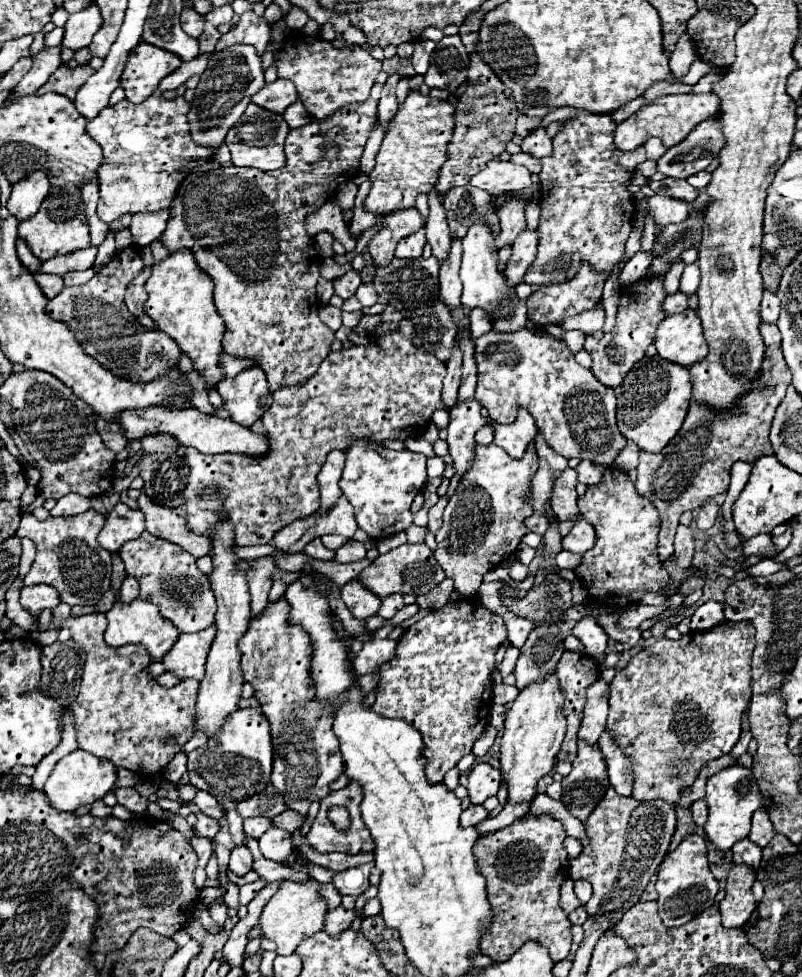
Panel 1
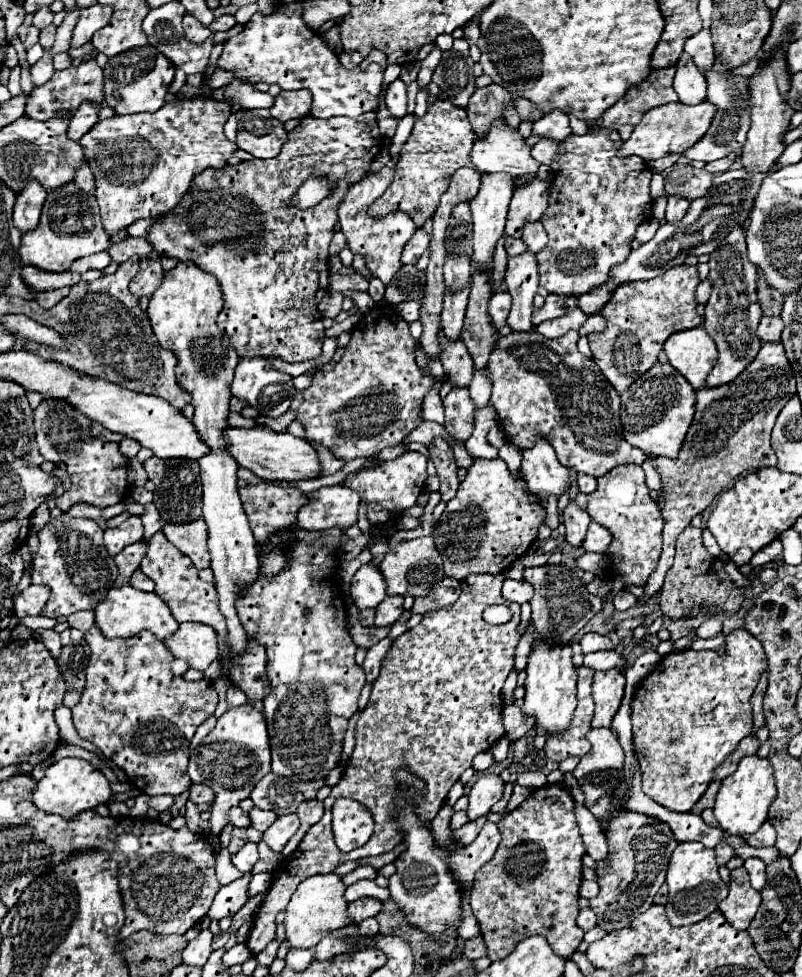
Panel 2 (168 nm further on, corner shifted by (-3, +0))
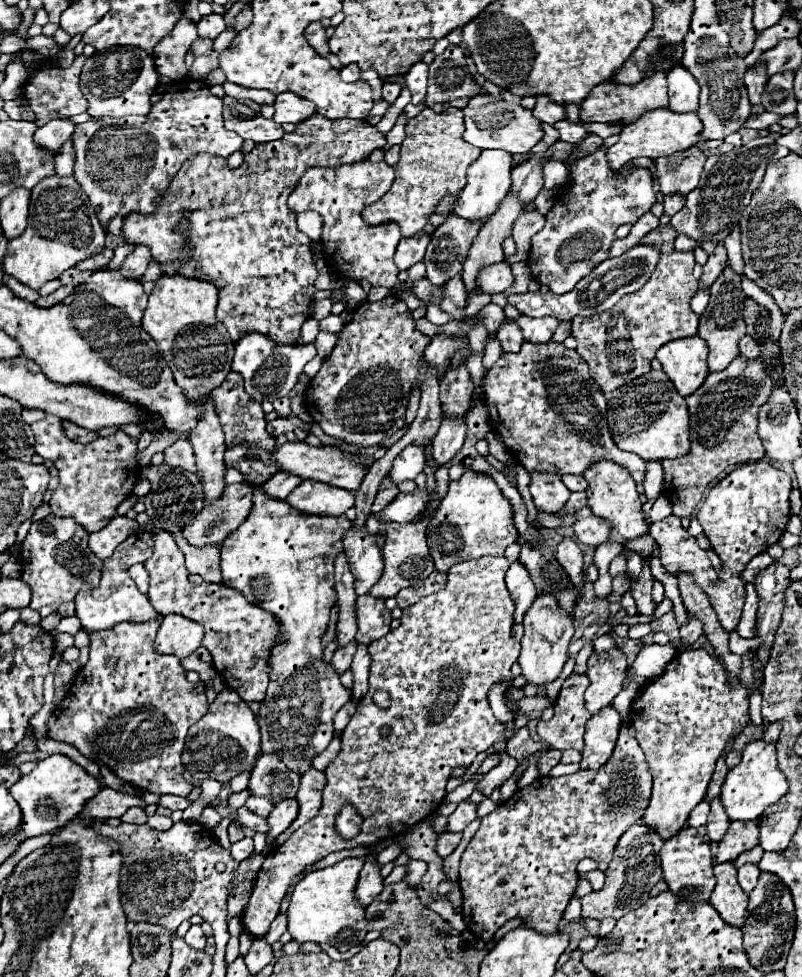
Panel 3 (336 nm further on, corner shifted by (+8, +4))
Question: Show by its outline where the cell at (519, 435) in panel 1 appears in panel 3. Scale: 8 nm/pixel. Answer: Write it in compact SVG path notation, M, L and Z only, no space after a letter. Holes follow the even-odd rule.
M530 473L530 493L540 511L556 513L570 497L570 489L558 473Z

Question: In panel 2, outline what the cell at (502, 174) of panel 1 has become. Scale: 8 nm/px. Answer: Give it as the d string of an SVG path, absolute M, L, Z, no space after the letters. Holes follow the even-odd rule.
M495 119L489 127L489 131L481 137L475 139L471 151L469 151L469 159L473 161L475 169L479 169L481 173L511 173L513 177L521 177L521 175L535 175L539 169L539 161L535 161L531 157L531 147L529 143L525 143L525 137L519 133L519 129L509 127L509 123L505 119Z

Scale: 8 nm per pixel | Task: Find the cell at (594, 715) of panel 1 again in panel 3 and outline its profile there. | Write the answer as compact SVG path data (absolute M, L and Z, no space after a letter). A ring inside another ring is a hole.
M620 649L592 653L586 671L590 685L584 693L586 707L590 709L592 715L596 715L604 705L612 703L612 699L620 693L626 667L628 667L626 655Z

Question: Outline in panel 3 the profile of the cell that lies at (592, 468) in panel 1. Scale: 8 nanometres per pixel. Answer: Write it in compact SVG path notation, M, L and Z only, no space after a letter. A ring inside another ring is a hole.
M564 475L562 481L570 491L586 491L586 479L582 475Z

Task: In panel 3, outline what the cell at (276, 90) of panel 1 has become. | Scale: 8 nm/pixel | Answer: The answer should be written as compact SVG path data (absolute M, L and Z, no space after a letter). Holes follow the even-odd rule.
M280 93L274 101L274 121L276 123L300 123L306 117L316 113L316 105L304 97L296 97L294 93Z

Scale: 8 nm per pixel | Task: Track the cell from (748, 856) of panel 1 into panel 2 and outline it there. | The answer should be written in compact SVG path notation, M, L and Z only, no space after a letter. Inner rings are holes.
M747 859L745 869L751 877L751 887L761 891L763 885L765 885L765 863L761 859Z

